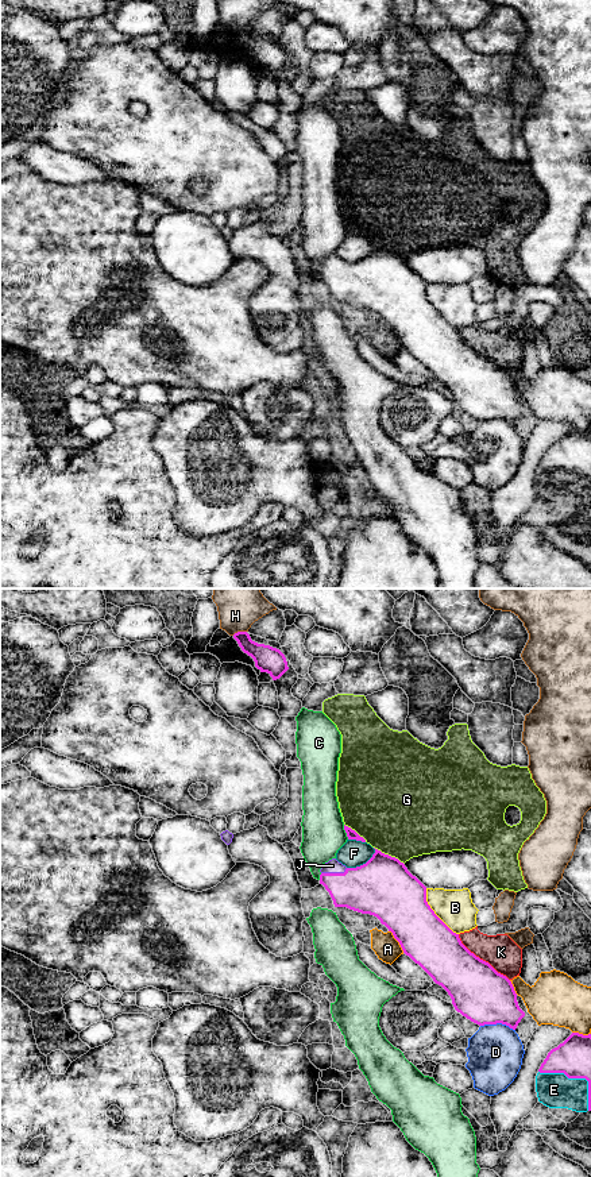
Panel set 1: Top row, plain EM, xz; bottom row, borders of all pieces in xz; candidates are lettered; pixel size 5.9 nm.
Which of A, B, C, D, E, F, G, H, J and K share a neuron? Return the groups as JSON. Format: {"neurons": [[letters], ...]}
{"neurons": [["A"], ["B"], ["C"], ["D"], ["E", "J"], ["F"], ["G"], ["H"], ["K"]]}

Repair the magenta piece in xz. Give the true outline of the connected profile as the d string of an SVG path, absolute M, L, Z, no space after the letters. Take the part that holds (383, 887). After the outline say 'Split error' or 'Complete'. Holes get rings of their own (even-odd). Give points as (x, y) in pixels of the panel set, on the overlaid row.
M375 849L372 857L360 867L347 868L336 858L332 858L322 864L320 872L320 884L329 892L335 907L347 907L362 914L376 916L381 923L393 933L403 953L418 964L436 984L448 992L457 1012L479 1026L502 1023L513 1030L517 1029L525 1012L518 1006L517 993L511 981L498 973L488 962L471 953L461 943L459 934L453 933L434 914L426 902L426 887L407 871L403 863Z. Split error

